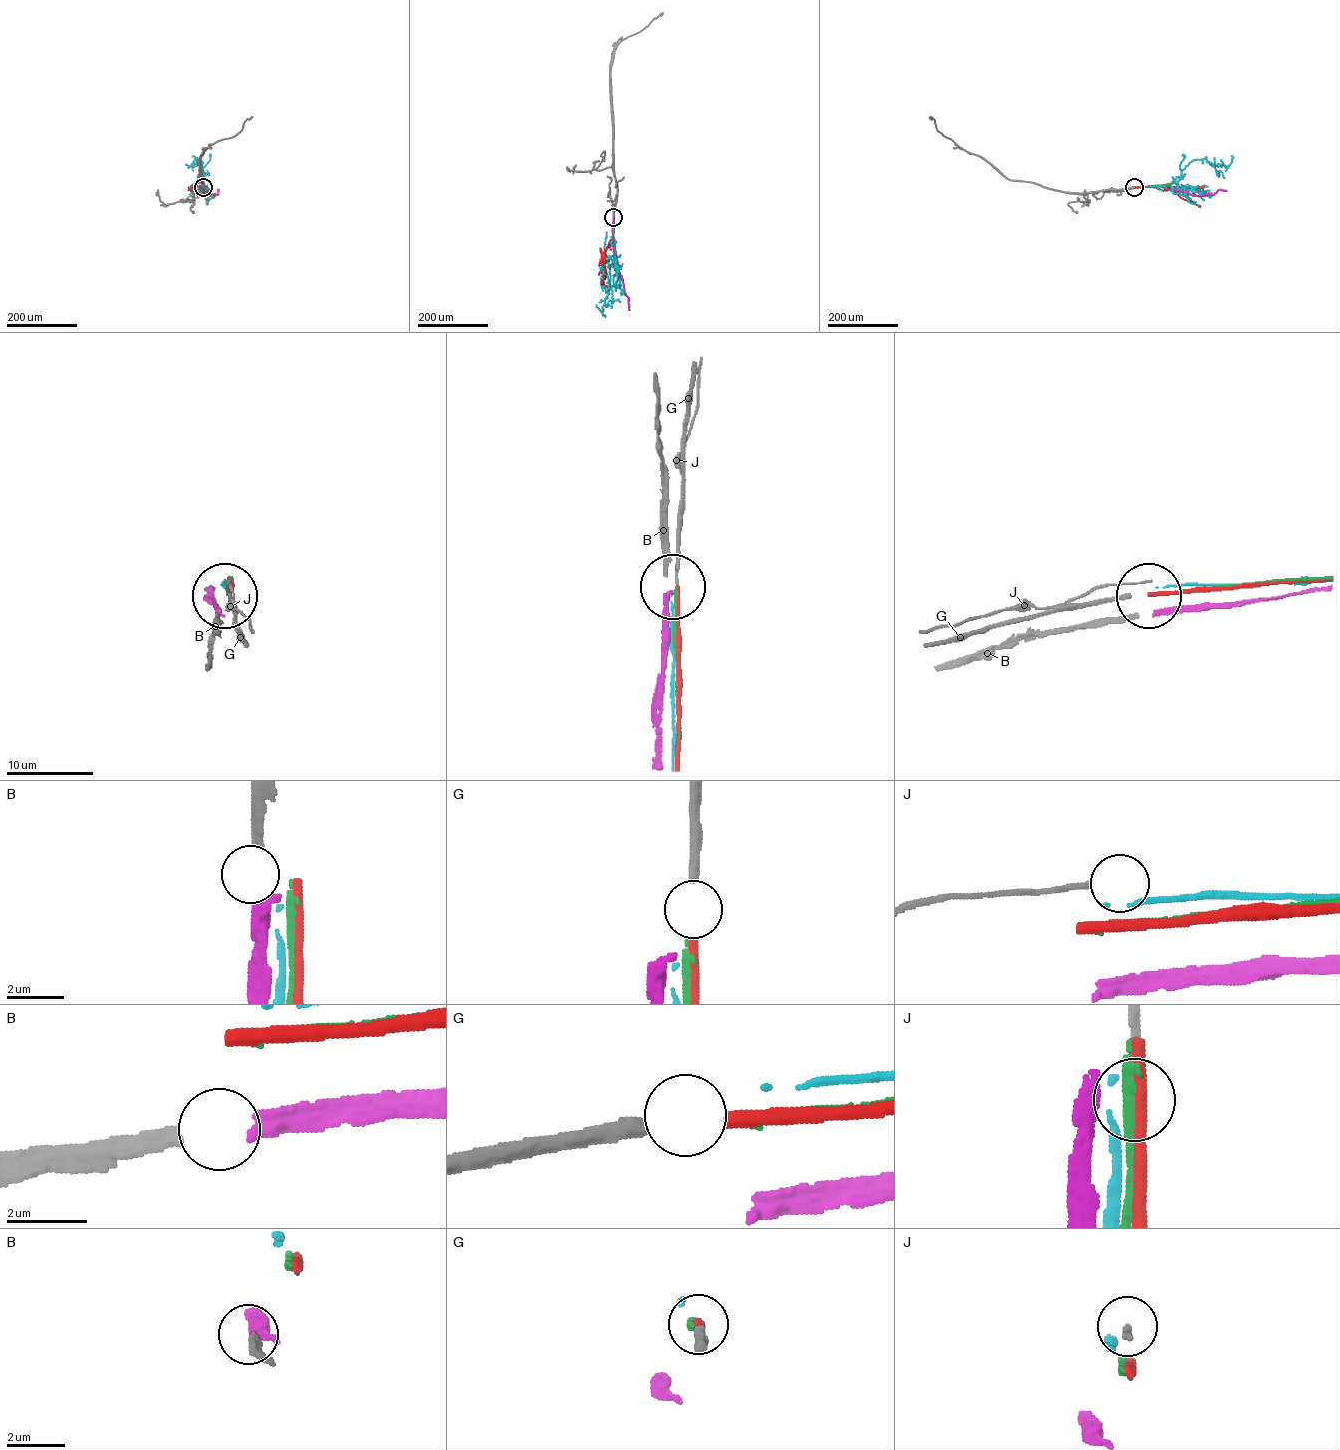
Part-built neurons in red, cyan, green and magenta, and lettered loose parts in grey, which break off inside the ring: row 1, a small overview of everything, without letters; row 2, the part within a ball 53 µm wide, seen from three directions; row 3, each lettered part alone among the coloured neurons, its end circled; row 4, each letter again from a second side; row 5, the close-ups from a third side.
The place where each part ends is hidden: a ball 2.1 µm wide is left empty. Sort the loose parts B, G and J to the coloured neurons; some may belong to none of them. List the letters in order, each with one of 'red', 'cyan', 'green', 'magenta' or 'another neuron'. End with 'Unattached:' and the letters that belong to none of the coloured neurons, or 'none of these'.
B: magenta
G: red
J: another neuron
Unattached: J

